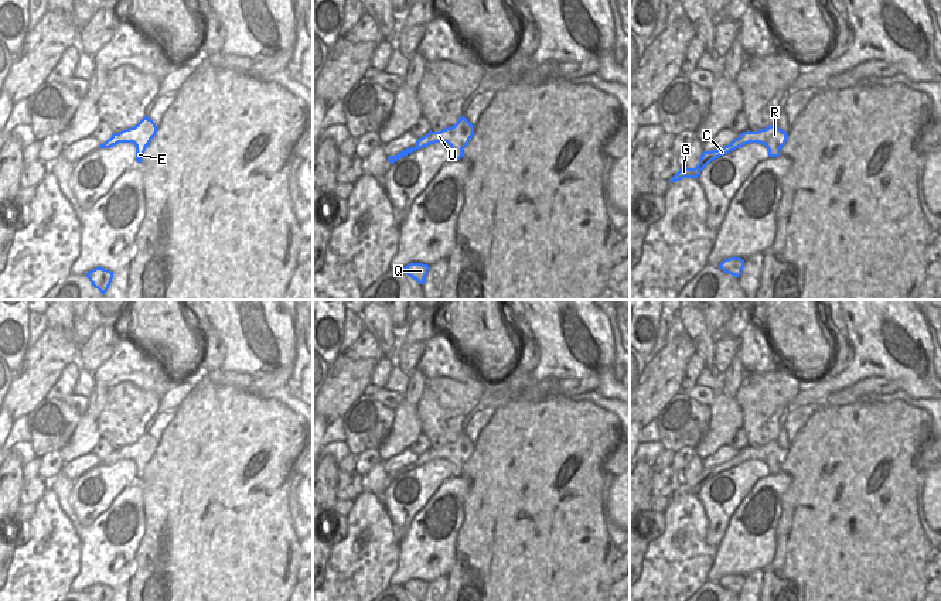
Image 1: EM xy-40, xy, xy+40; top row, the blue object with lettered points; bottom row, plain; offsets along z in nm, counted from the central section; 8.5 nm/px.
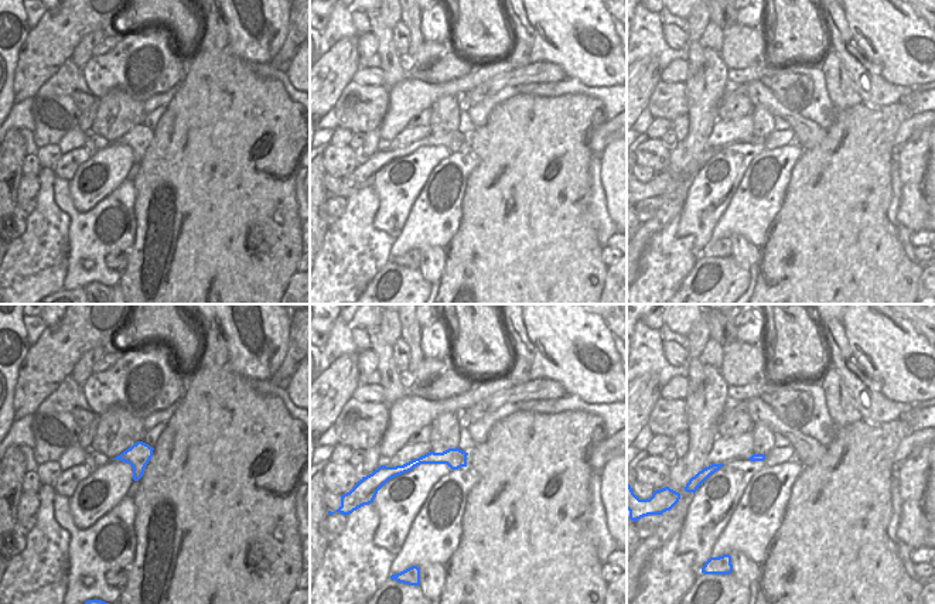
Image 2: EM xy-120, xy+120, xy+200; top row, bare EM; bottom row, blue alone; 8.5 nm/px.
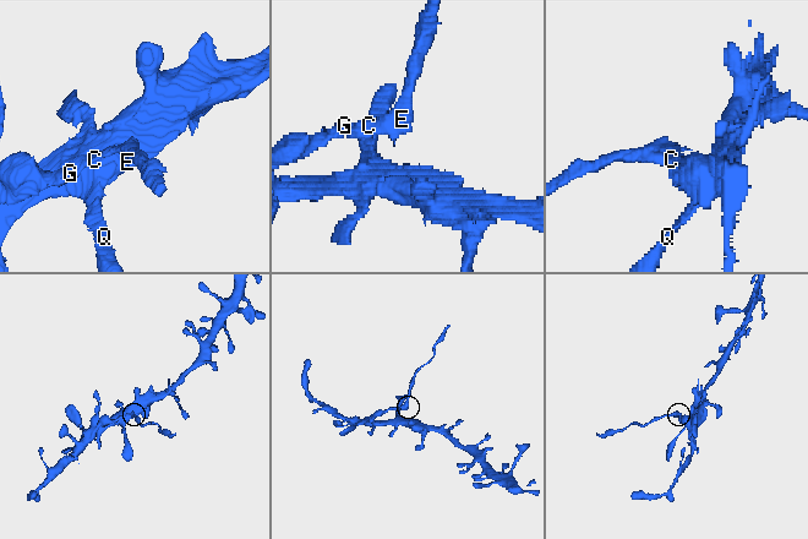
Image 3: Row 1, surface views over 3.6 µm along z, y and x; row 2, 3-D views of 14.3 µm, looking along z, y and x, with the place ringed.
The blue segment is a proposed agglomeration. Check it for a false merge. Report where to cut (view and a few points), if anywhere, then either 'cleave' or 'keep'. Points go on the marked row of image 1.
xy+40 (729, 144), (733, 149) | cleave

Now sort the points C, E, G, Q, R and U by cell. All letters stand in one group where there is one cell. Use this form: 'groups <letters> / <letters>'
groups C G Q / E R U

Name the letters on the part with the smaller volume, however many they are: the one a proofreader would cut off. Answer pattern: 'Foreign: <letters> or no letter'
Foreign: E, R, U

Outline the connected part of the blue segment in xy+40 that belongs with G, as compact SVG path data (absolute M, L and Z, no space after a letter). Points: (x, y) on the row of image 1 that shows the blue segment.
M730 144L717 148L717 150L712 150L712 151L703 151L700 158L699 158L699 164L695 168L688 168L685 165L681 165L679 171L669 180L669 182L676 182L682 178L698 178L700 171L715 158L724 156L727 153L733 151L733 148L730 147Z

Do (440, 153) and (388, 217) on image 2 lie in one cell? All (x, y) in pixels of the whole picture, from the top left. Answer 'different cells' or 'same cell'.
same cell

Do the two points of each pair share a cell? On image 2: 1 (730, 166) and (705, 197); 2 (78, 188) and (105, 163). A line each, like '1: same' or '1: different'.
1: same
2: same

